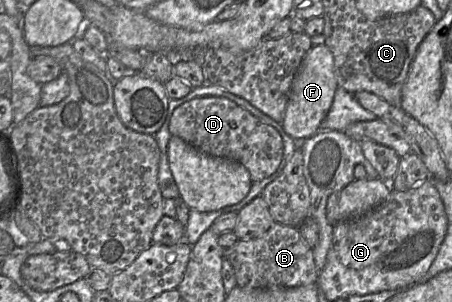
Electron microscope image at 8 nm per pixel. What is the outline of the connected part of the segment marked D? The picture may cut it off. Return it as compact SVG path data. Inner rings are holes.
M197 97L180 105L171 116L169 131L205 154L240 162L249 171L253 183L271 176L283 158L283 141L278 131L225 97Z

